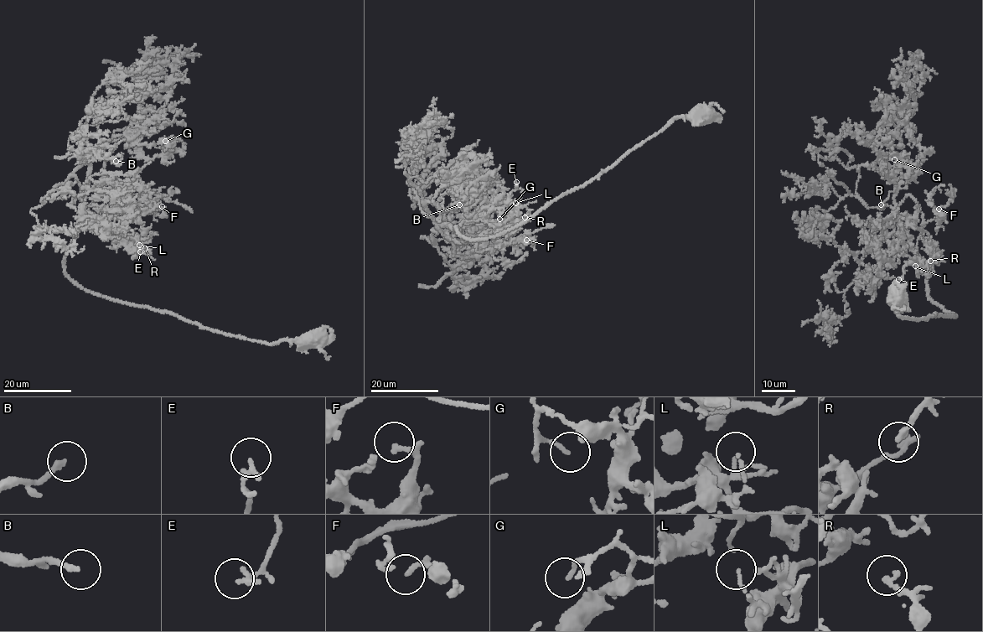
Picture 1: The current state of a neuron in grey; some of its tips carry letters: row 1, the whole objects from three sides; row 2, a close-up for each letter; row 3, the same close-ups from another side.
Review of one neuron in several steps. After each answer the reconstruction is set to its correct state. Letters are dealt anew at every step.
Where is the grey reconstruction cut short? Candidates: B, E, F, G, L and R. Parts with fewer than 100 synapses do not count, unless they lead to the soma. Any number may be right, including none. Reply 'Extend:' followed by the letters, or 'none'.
Extend: B

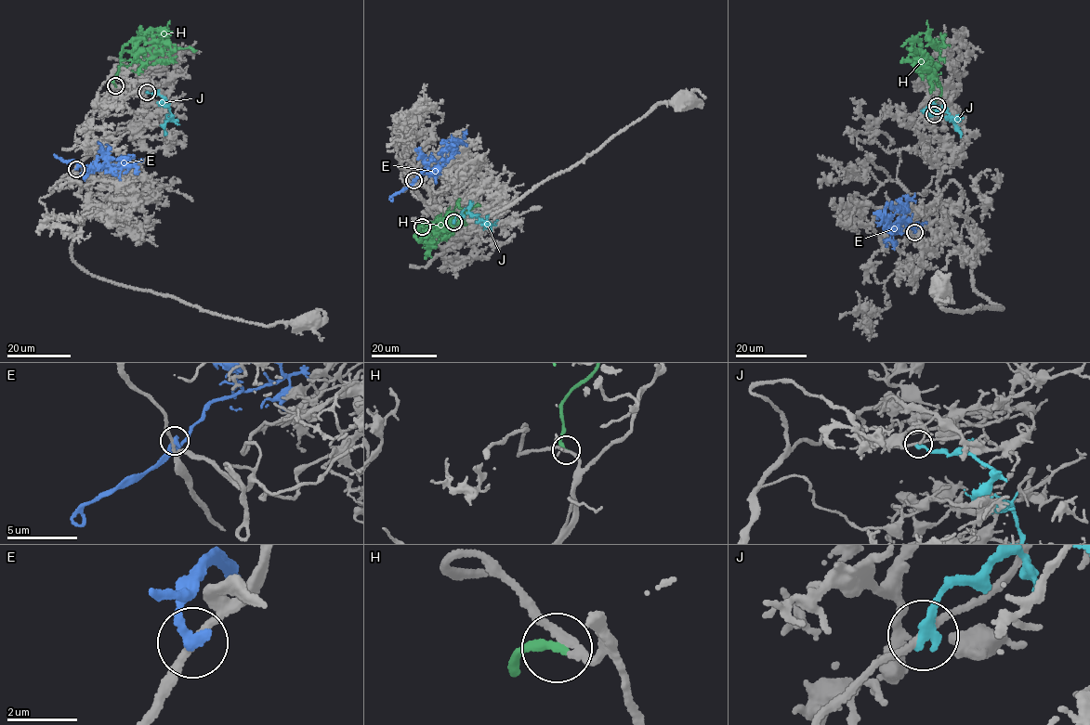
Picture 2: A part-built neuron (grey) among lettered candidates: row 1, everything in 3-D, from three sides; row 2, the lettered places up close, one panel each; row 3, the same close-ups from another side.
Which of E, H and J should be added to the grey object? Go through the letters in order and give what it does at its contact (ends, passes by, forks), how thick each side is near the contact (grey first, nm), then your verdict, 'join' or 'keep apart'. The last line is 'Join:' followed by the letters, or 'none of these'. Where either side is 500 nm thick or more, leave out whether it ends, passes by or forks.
E: it ends there; 200 nm thick on the grey side, 320 nm on the other; keep apart
H: it ends there; 240 nm thick on the grey side, 280 nm on the other; join
J: it ends there; 170 nm thick on the grey side, 320 nm on the other; keep apart
Join: H

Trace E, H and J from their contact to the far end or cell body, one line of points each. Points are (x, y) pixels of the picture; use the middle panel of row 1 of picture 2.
E: (413, 181), (424, 171), (436, 167), (444, 150), (453, 148), (463, 138), (466, 129)
H: (422, 226), (417, 229), (420, 241), (416, 239), (428, 242), (458, 214), (479, 205)
J: (453, 221), (470, 205), (469, 211), (489, 224)

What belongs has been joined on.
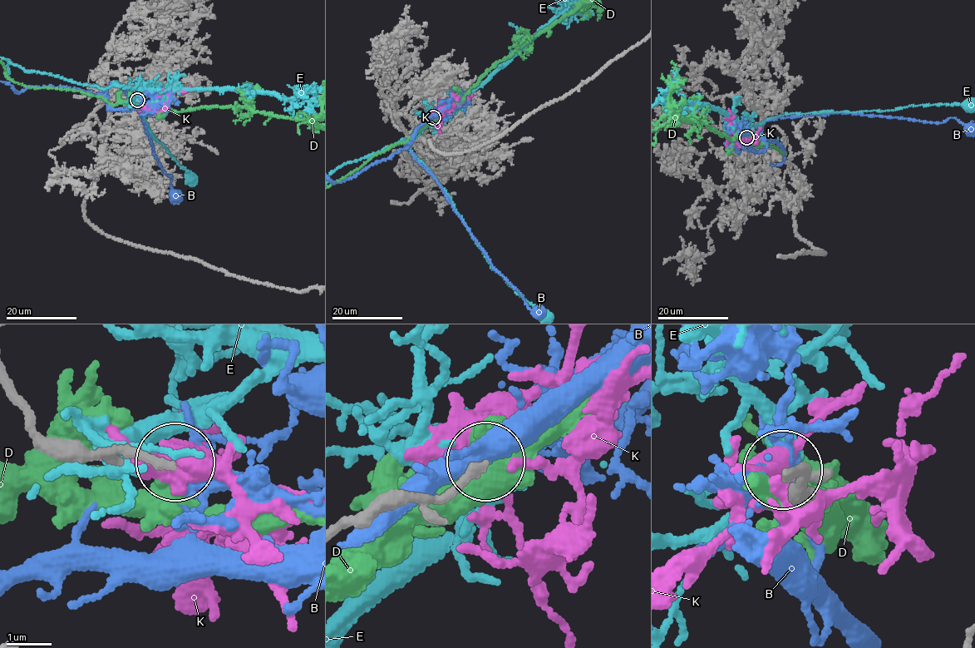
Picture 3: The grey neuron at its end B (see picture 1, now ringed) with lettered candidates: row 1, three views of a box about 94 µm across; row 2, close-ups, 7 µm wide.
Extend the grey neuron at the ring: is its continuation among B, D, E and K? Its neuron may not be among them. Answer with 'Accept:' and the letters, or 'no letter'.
Accept: K

